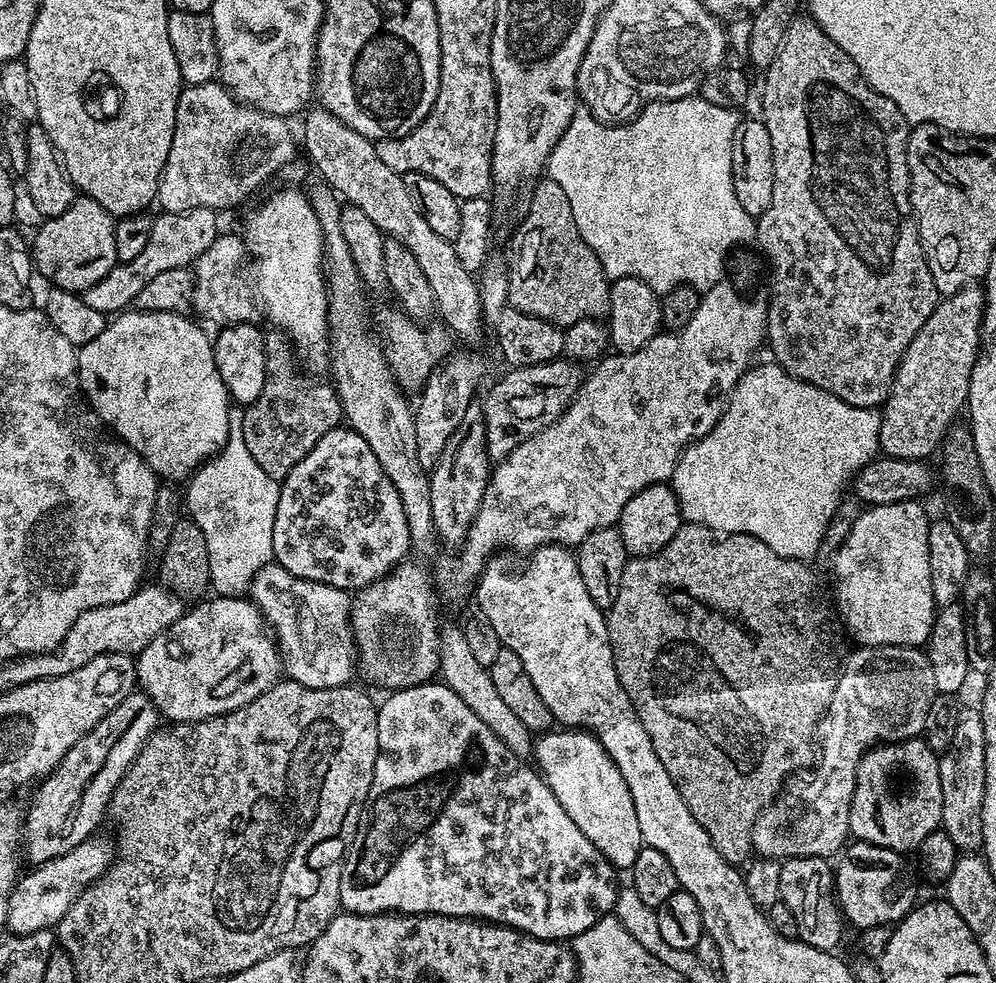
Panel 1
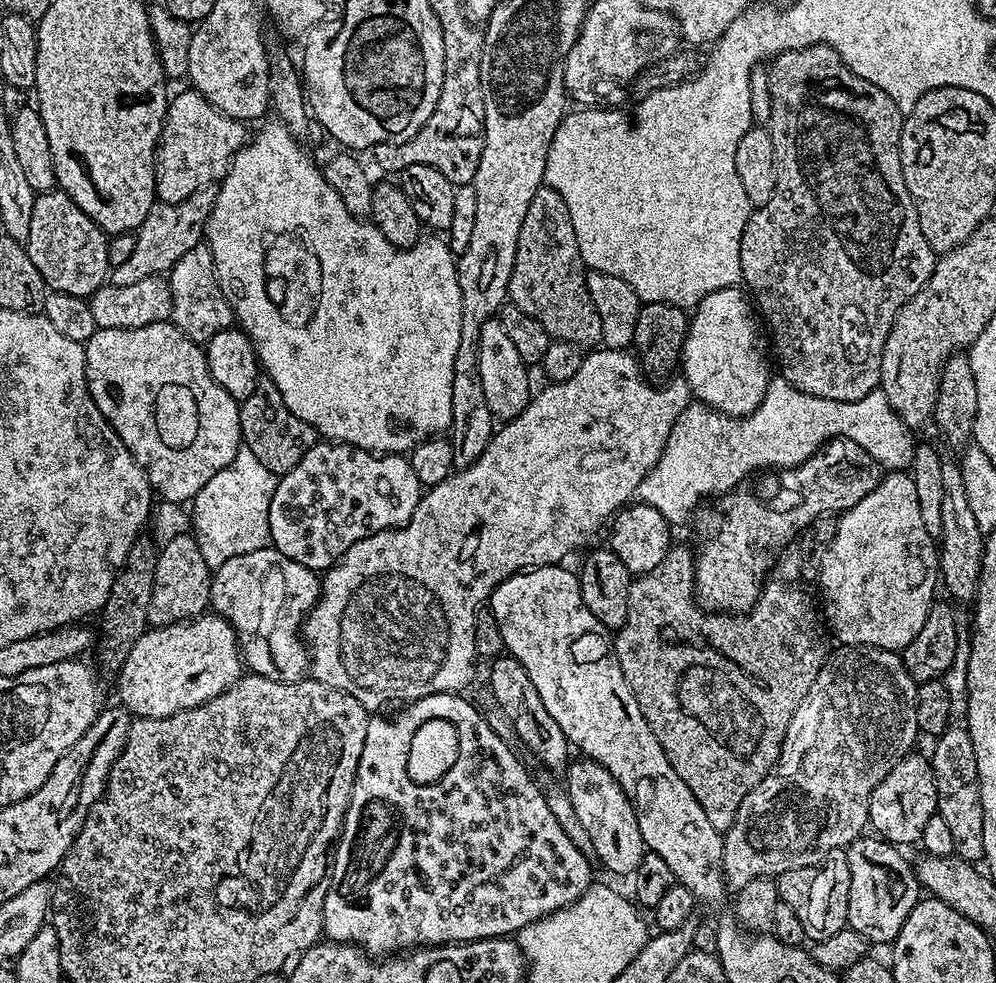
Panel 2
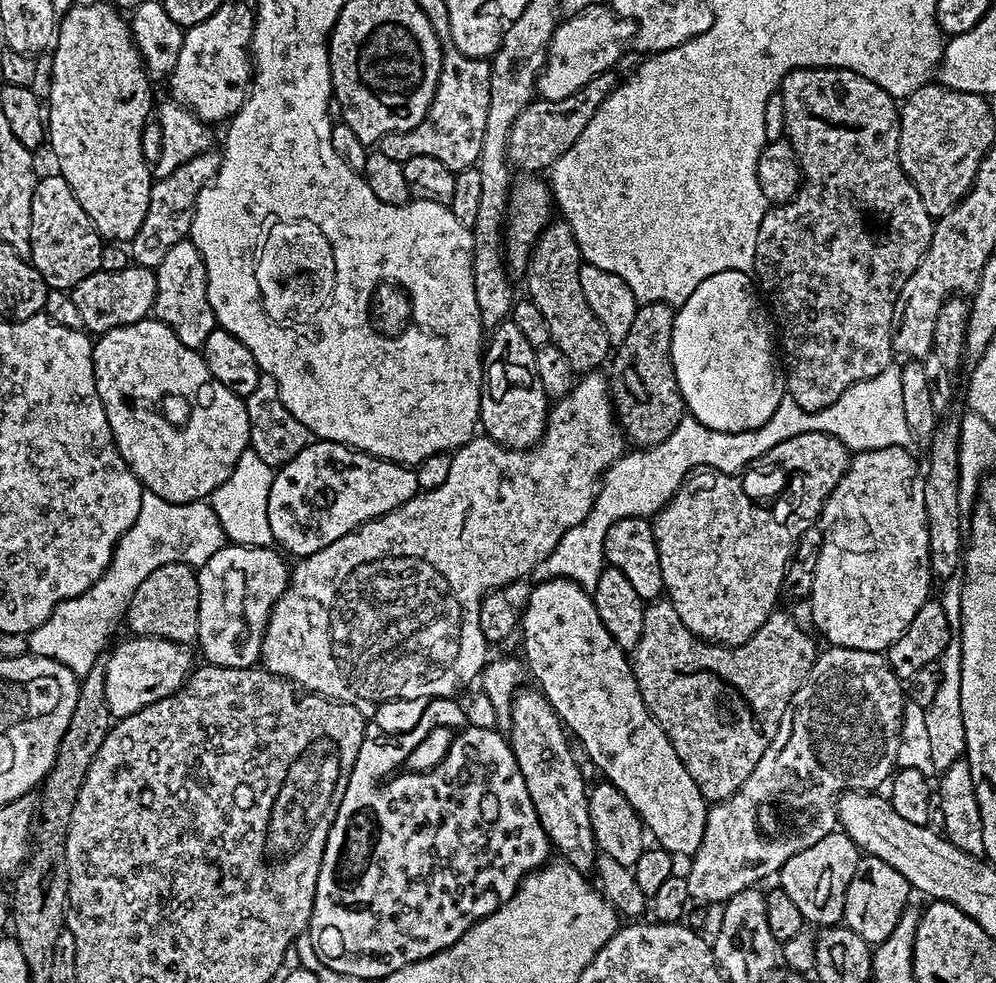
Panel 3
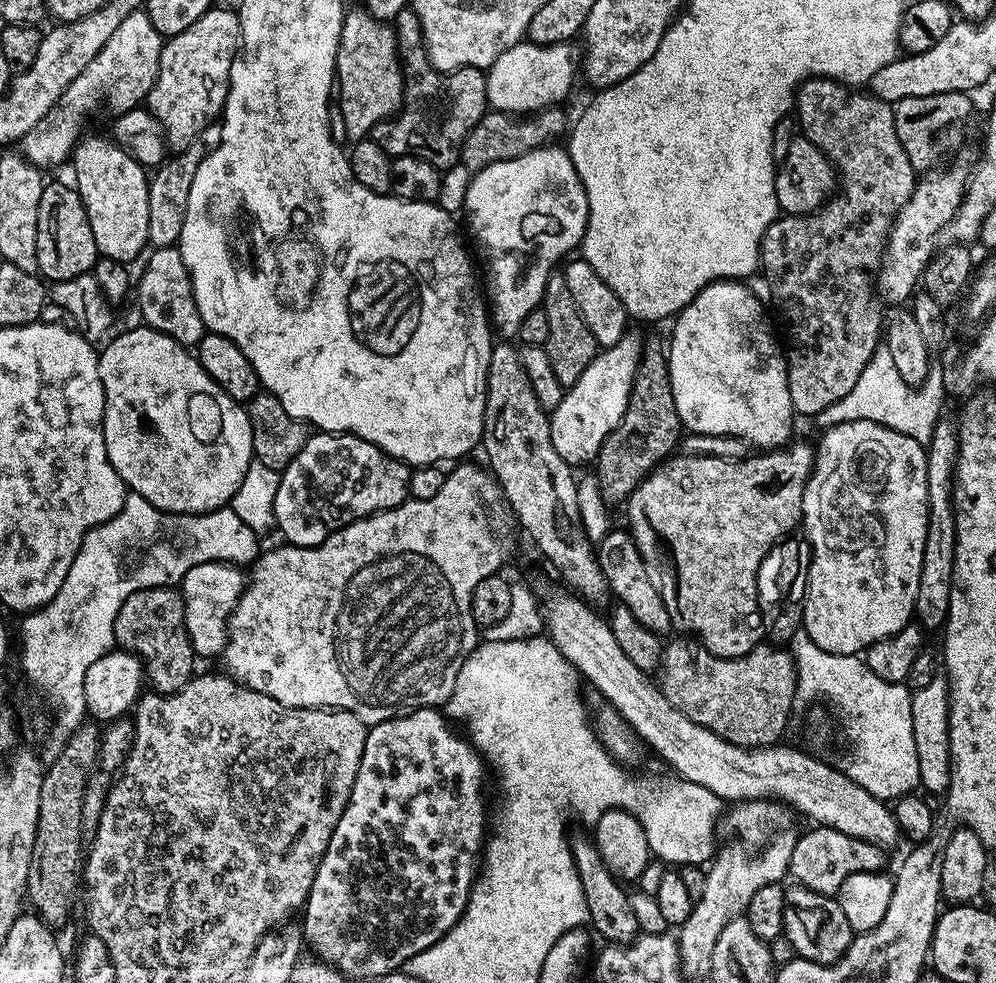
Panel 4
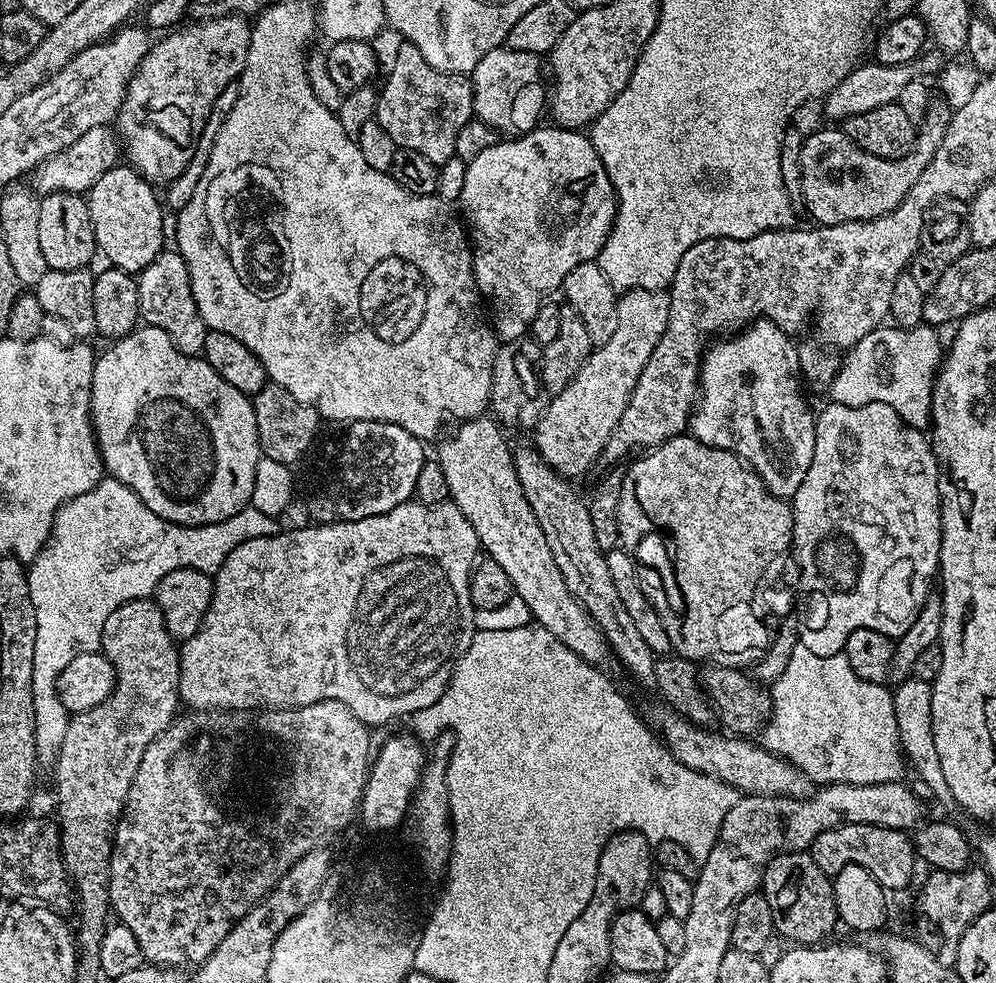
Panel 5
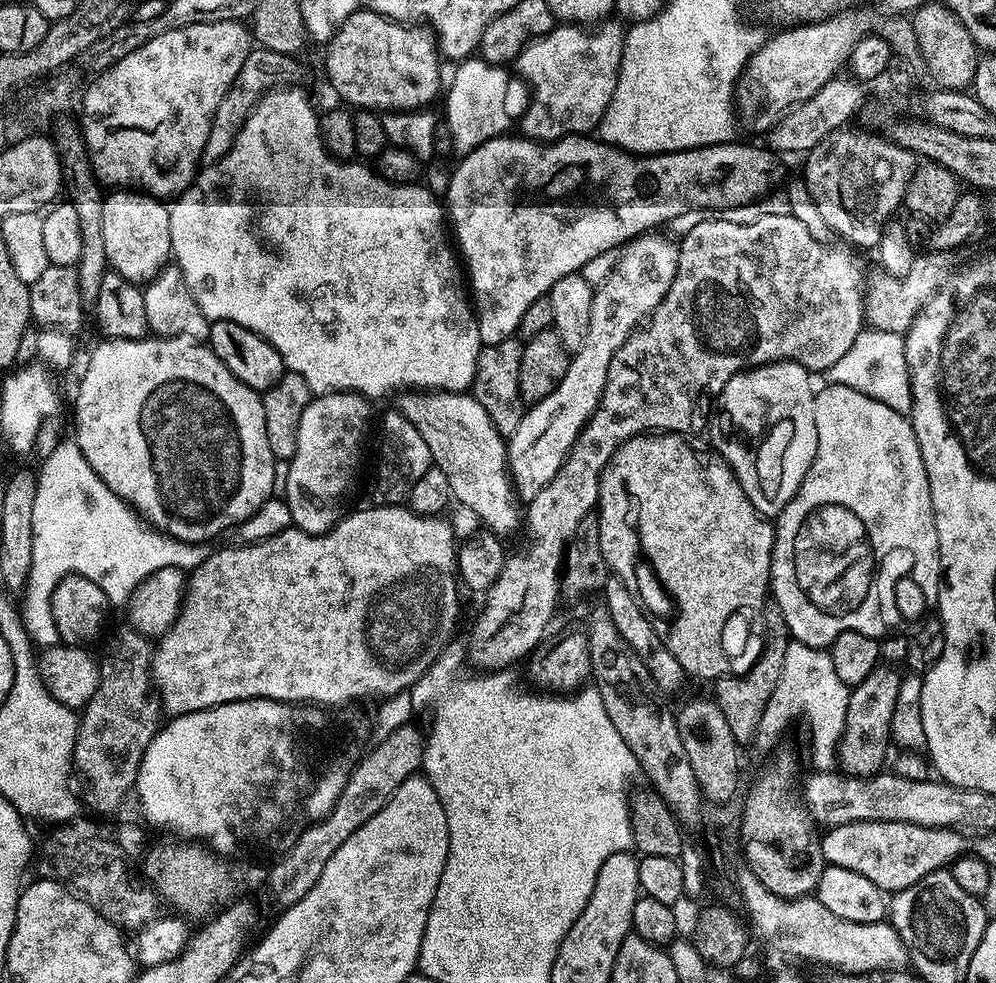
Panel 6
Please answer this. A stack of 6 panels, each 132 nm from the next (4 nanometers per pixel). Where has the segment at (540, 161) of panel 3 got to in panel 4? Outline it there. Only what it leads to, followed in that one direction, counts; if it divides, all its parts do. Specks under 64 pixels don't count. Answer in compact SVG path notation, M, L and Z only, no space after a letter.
M553 106L523 118L495 110L485 111L483 118L475 124L474 130L467 135L466 142L460 148L459 163L473 173L494 162L521 157L530 150L557 143L557 139L561 135L562 138L568 130L568 121L566 122L566 116L562 111L564 110L561 107Z

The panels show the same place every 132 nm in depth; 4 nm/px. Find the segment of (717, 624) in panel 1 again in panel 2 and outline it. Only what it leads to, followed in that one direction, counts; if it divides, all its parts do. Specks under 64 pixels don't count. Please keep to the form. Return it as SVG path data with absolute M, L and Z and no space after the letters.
M673 546L668 549L666 558L654 566L654 570L633 579L626 594L626 622L614 636L616 661L634 694L634 702L638 702L638 710L642 710L642 718L646 718L650 730L654 730L654 738L658 738L658 746L662 746L670 766L674 766L674 774L690 786L690 794L694 794L694 798L698 798L698 806L706 810L710 826L721 834L727 832L734 822L742 798L750 794L762 778L772 775L786 739L790 718L794 718L794 710L798 710L802 698L806 698L806 690L814 686L818 670L822 670L824 661L830 655L830 632L826 620L812 605L811 598L802 589L784 580L769 579L760 591L760 600L750 611L743 613L748 620L766 620L766 636L772 636L776 644L780 636L780 660L774 658L776 674L768 680L772 686L770 706L756 706L748 694L768 690L768 686L762 686L756 674L722 652L708 636L696 634L694 640L690 638L694 634L696 620L725 620L728 615L727 612L710 612L700 607L696 598L693 549Z

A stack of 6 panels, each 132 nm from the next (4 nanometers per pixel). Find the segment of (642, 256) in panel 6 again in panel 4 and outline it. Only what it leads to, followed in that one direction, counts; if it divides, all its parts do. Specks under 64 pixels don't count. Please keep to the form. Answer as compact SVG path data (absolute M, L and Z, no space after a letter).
M629 330L621 340L614 342L614 346L597 351L590 366L582 370L582 378L578 378L578 382L567 385L562 402L558 402L558 406L550 414L550 438L554 442L554 450L558 450L560 457L569 466L591 465L600 453L602 442L606 442L609 434L623 422L634 374L640 365L641 351L642 336L639 336L635 330Z

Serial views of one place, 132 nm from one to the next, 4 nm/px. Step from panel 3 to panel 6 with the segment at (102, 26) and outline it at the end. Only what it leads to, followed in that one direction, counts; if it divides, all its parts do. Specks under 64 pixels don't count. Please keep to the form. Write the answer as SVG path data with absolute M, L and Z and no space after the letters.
M112 190L102 199L102 242L106 242L106 258L108 267L113 272L122 274L131 284L147 285L155 278L164 265L169 263L172 256L172 243L170 242L170 214L169 205L147 194L136 190Z

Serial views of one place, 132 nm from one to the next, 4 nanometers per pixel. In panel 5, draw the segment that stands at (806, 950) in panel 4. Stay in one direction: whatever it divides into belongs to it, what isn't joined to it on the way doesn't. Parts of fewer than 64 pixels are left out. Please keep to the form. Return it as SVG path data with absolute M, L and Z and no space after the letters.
M807 851L778 852L764 868L762 891L774 918L777 937L785 936L796 946L816 946L827 941L832 927L837 927L836 903L832 881L812 861Z

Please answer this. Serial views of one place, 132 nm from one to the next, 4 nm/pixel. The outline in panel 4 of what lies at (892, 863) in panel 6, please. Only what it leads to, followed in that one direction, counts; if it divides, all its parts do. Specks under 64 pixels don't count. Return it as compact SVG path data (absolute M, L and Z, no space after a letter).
M812 826L809 829L805 836L801 835L797 839L788 867L791 879L803 888L809 888L823 896L835 897L842 882L846 882L850 874L878 872L885 867L885 849L881 845L852 838L850 834L842 834L833 828Z

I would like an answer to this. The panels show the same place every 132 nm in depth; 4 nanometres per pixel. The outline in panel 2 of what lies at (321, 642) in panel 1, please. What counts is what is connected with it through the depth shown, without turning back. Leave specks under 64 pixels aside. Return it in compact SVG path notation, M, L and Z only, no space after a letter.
M271 546L254 550L250 554L238 554L222 562L222 566L213 571L211 611L231 622L240 642L243 663L249 673L287 684L303 680L309 675L310 652L305 641L298 635L298 629L320 597L320 582L321 577L317 573L286 558L286 554Z

